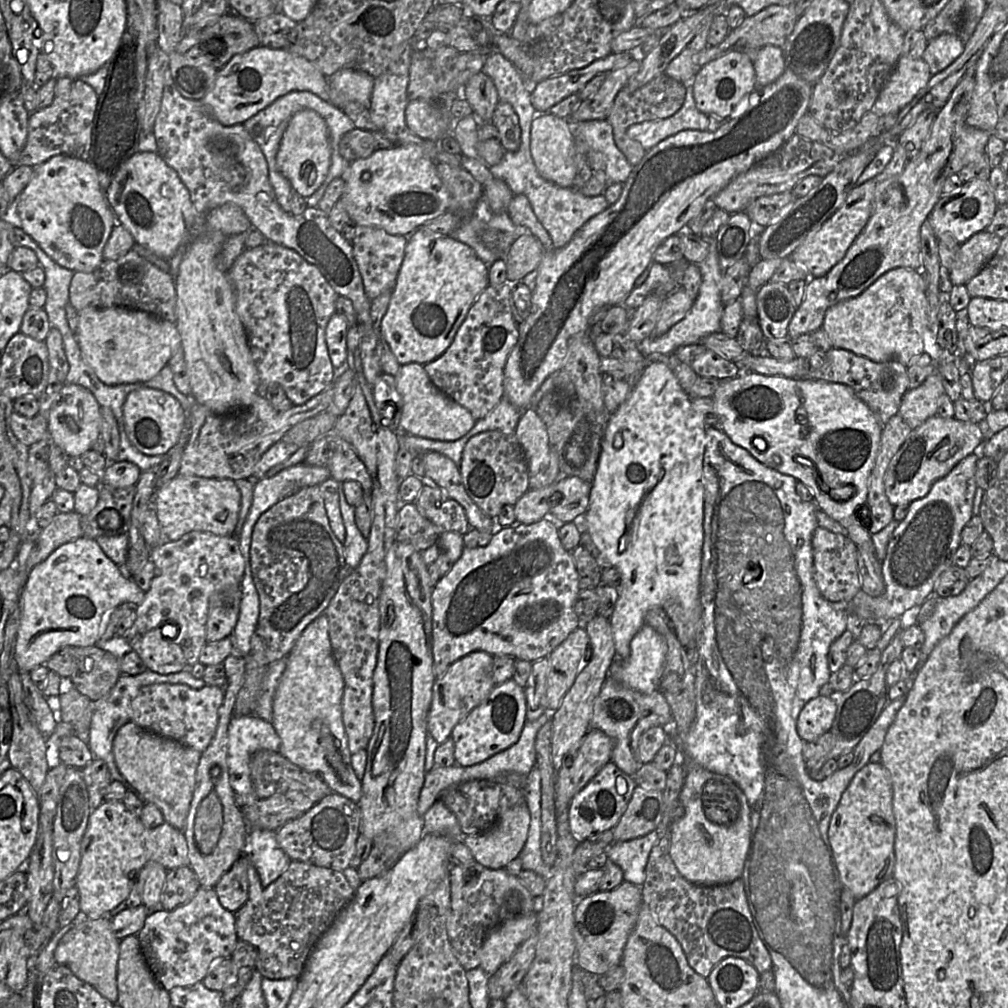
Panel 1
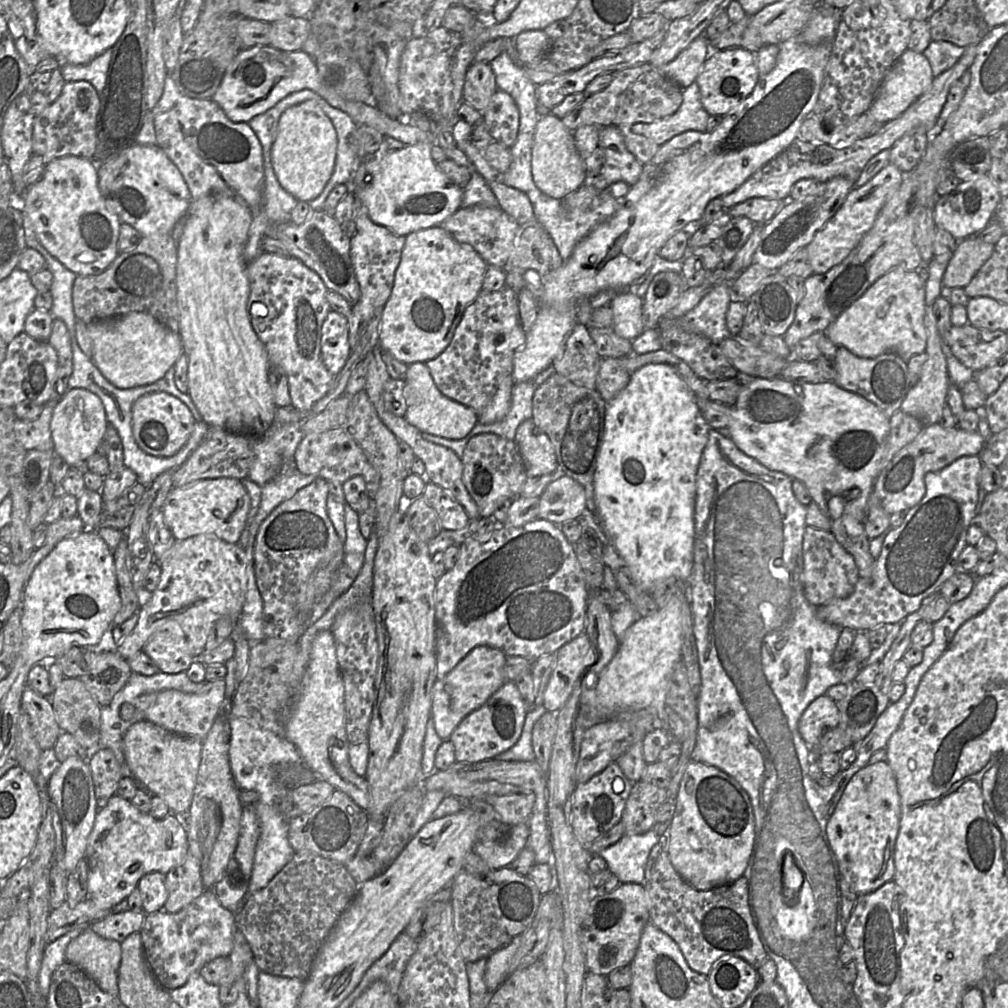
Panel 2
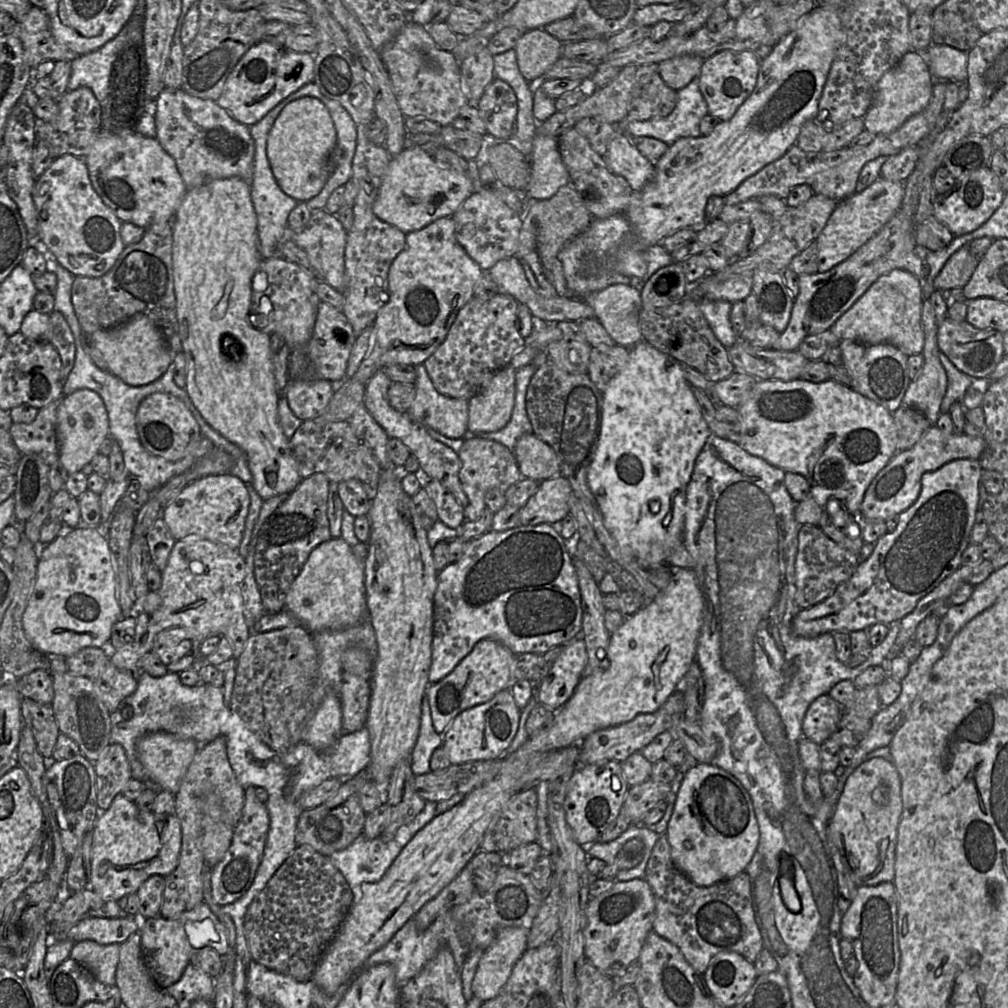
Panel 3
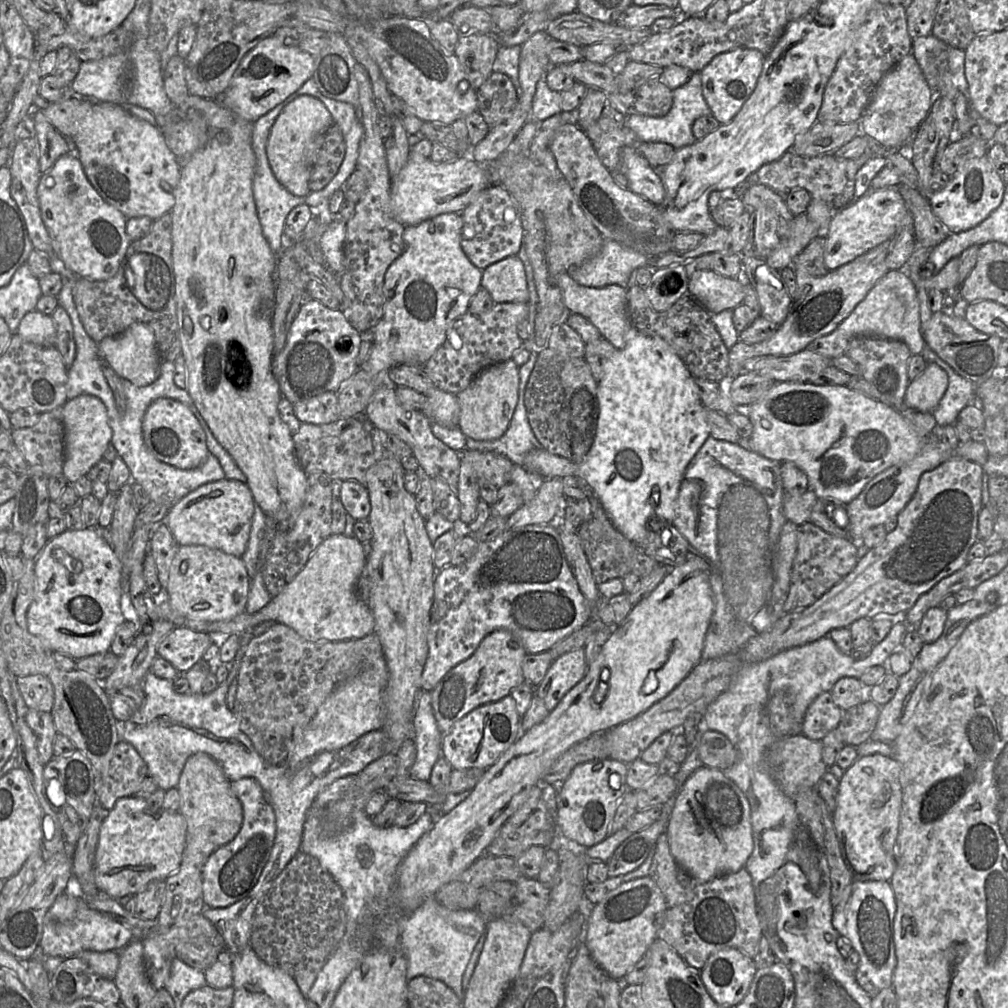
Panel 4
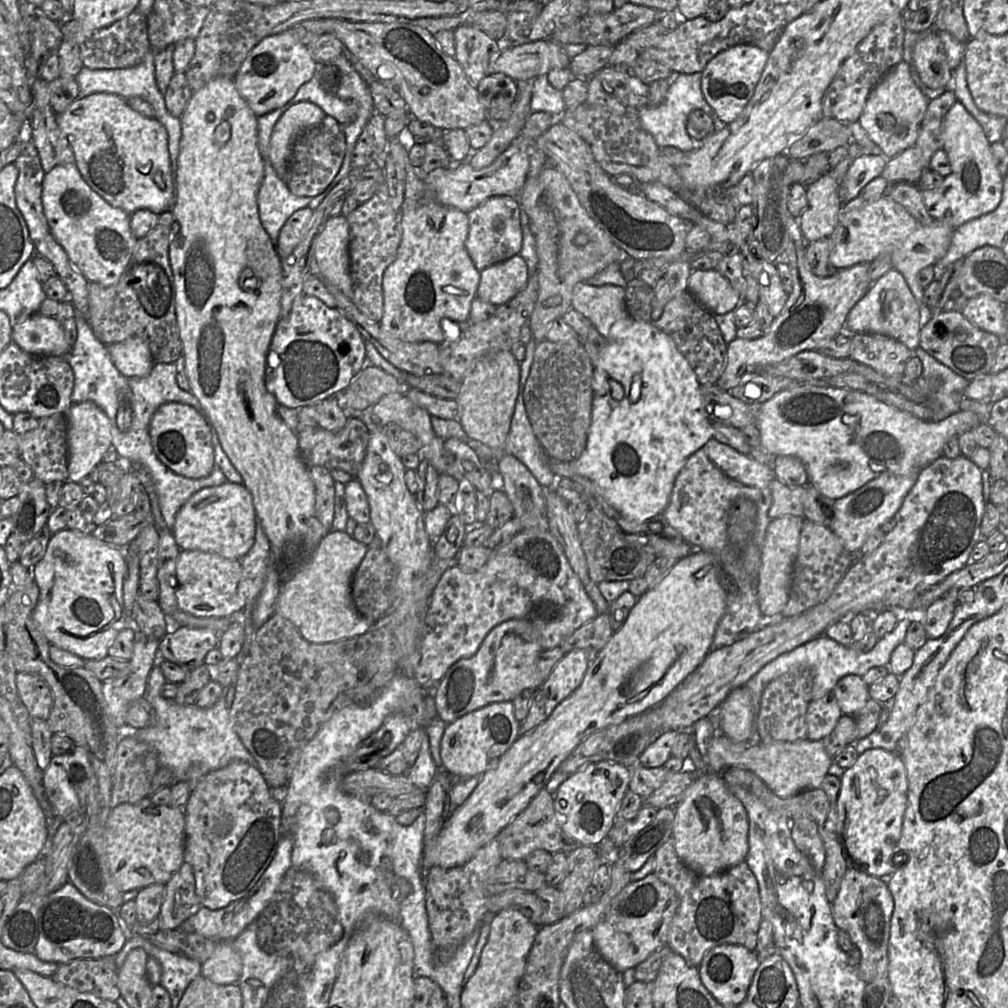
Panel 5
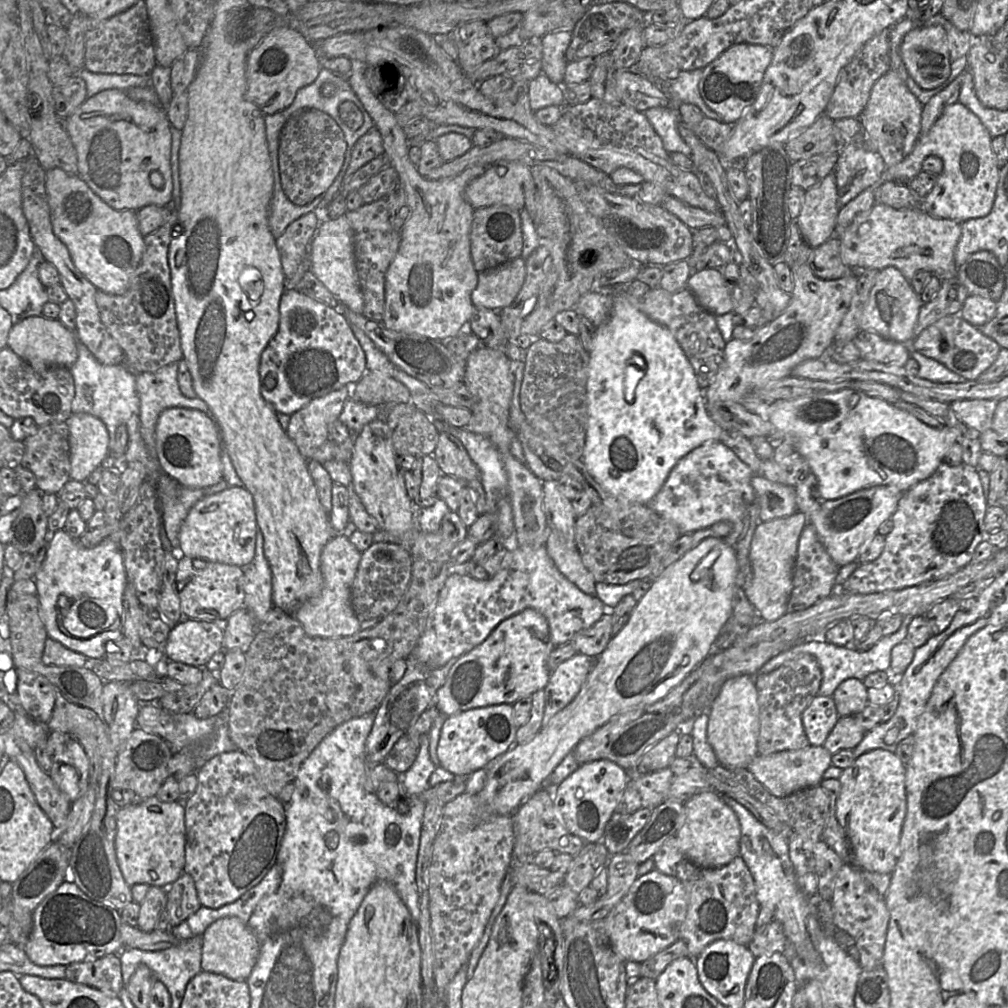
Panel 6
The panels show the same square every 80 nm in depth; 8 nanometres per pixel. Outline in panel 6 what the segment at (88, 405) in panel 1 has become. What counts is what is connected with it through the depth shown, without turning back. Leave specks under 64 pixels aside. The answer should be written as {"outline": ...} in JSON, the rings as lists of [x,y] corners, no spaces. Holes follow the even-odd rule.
{"outline":[[[84,412],[72,413],[65,423],[69,428],[70,478],[86,482],[90,473],[101,466],[110,453],[108,430],[99,418]]]}

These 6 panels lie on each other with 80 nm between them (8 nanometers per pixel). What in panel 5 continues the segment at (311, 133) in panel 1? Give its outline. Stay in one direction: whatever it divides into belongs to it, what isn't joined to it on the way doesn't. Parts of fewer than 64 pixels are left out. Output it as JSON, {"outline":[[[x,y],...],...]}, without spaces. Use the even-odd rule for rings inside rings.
{"outline":[[[309,101],[289,107],[274,125],[270,138],[270,161],[280,178],[286,181],[292,155],[292,147],[303,132],[321,123],[325,112]]]}

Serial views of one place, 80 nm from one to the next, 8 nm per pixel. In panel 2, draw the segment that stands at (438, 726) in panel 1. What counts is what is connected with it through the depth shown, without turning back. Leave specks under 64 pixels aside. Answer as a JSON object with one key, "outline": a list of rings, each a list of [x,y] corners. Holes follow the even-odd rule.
{"outline":[[[479,645],[474,647],[443,678],[437,679],[431,691],[431,719],[437,735],[448,740],[453,730],[470,712],[479,708],[505,682],[504,666],[507,655],[501,650]]]}

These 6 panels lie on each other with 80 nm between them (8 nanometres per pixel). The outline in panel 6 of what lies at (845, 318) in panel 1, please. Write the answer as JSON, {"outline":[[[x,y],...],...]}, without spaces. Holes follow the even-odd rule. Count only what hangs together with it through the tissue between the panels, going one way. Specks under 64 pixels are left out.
{"outline":[[[885,267],[878,271],[875,283],[869,292],[860,317],[859,329],[875,332],[885,339],[911,345],[915,338],[914,327],[920,306],[919,295],[913,290],[911,282],[897,268]]]}

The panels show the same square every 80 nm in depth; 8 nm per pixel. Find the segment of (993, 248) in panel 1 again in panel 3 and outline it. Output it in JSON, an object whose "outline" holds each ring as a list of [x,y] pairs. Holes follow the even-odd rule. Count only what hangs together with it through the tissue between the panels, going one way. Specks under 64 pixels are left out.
{"outline":[[[968,245],[962,246],[949,257],[935,277],[934,288],[939,291],[963,288],[975,271],[979,260],[971,255]]]}

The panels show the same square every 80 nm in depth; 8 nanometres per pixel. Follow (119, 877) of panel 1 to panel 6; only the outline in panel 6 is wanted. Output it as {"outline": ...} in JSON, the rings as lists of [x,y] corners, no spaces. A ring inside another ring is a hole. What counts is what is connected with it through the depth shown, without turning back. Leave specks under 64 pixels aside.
{"outline":[[[156,796],[119,808],[114,839],[116,858],[129,886],[147,884],[168,888],[182,873],[185,862],[185,810],[179,802],[162,802]]]}

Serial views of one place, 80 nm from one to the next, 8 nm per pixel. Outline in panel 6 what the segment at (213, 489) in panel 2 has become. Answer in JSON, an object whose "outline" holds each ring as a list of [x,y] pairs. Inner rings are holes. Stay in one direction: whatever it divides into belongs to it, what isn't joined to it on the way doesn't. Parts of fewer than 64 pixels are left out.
{"outline":[[[245,487],[227,489],[197,501],[183,521],[178,538],[184,556],[243,567],[250,563],[256,548],[257,521],[254,500]]]}

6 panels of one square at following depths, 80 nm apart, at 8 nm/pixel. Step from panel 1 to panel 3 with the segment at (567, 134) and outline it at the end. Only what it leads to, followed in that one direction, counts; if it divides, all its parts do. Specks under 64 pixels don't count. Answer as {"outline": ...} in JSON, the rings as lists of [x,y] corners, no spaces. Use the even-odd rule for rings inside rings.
{"outline":[[[536,132],[530,163],[531,176],[526,188],[528,197],[549,199],[560,187],[570,184],[570,175],[559,152],[557,138]]]}

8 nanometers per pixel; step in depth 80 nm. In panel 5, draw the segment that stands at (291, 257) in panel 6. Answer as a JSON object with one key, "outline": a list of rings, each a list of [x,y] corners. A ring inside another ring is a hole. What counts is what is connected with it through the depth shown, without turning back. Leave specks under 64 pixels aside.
{"outline":[[[304,207],[295,211],[281,228],[276,242],[280,260],[285,259],[304,238],[313,215],[313,209]]]}

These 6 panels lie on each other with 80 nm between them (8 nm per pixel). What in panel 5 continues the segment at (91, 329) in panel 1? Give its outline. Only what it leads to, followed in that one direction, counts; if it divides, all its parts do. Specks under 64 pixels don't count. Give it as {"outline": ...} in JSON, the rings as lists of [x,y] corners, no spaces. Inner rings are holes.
{"outline":[[[140,337],[106,346],[113,364],[127,378],[145,377],[154,366],[148,344]]]}

